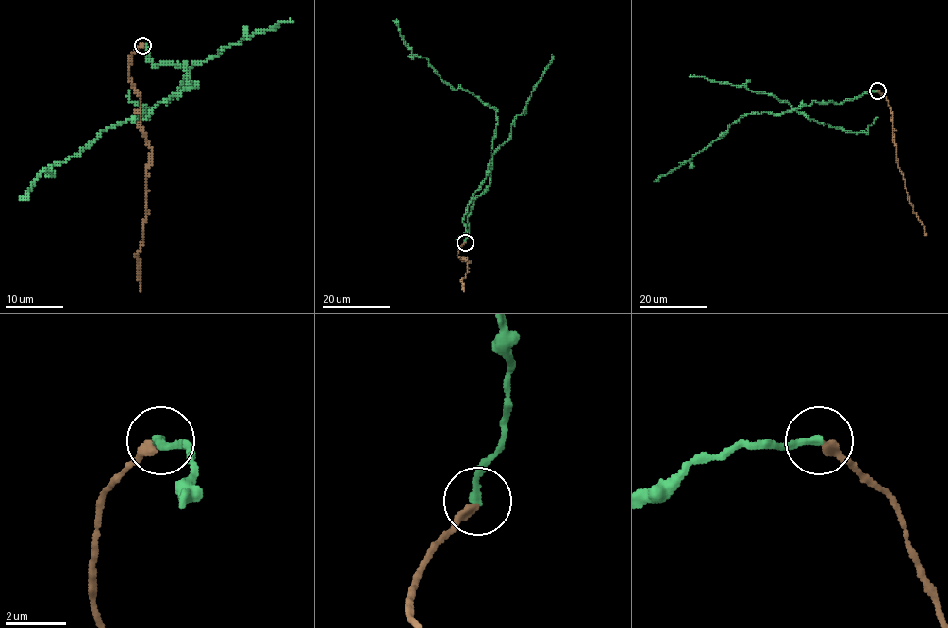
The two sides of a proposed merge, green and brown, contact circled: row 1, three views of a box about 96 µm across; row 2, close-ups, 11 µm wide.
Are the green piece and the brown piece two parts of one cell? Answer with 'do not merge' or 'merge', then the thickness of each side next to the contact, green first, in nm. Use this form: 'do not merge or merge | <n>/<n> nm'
do not merge | 280/320 nm

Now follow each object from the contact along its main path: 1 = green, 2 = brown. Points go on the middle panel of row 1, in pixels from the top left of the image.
1: (465, 242), (474, 200), (490, 183), (496, 110), (466, 90), (454, 89), (426, 57), (414, 55), (396, 19)
2: (465, 243), (457, 256), (470, 261), (466, 277), (461, 280), (464, 291)

